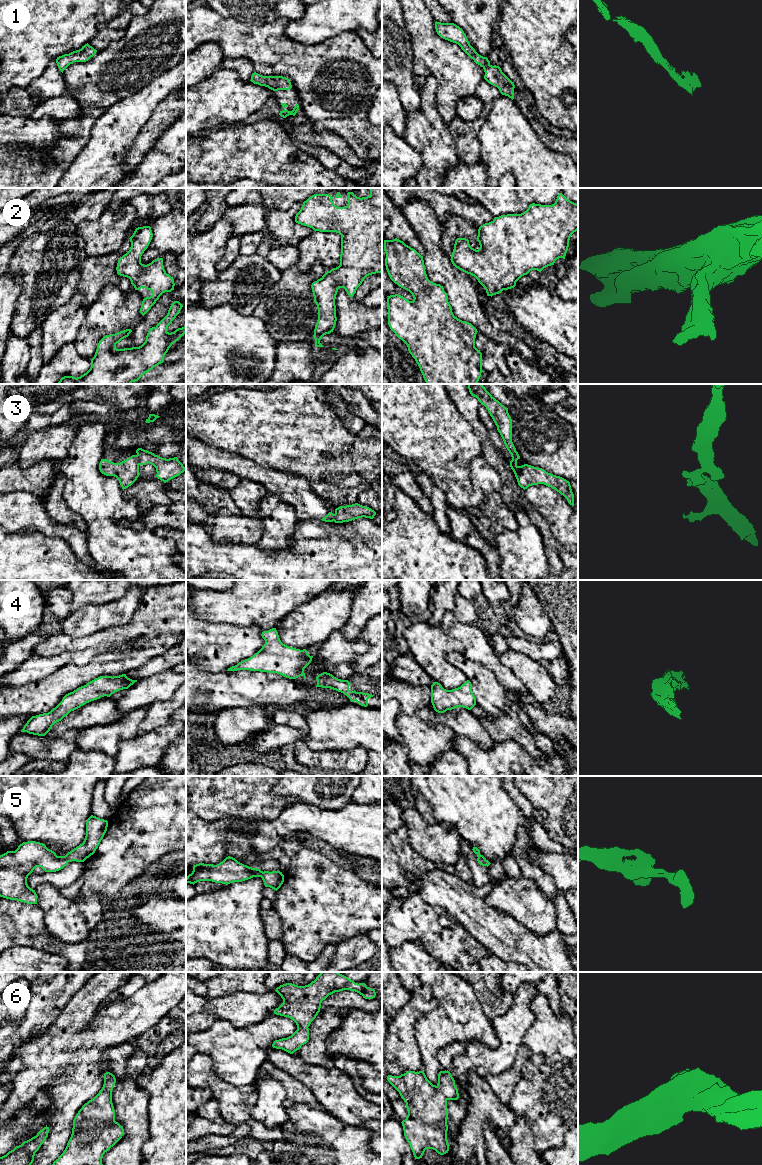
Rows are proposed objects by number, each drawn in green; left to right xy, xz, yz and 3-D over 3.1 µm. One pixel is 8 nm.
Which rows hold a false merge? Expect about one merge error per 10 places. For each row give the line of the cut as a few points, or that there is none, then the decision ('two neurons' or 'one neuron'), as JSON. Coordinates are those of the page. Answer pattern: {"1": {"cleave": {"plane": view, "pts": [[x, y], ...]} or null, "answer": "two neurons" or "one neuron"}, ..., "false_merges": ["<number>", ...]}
{"1": {"cleave": null, "answer": "one neuron"}, "2": {"cleave": null, "answer": "one neuron"}, "3": {"cleave": {"plane": "xy", "pts": [[136, 455], [139, 464]]}, "answer": "two neurons"}, "4": {"cleave": null, "answer": "one neuron"}, "5": {"cleave": null, "answer": "one neuron"}, "6": {"cleave": null, "answer": "one neuron"}, "false_merges": ["3"]}

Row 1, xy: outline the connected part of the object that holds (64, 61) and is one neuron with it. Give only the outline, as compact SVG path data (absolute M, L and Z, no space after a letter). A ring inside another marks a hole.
M88 43L82 46L81 49L73 51L69 54L64 54L57 57L56 63L59 70L63 71L74 62L86 62L96 54L97 50L90 46Z

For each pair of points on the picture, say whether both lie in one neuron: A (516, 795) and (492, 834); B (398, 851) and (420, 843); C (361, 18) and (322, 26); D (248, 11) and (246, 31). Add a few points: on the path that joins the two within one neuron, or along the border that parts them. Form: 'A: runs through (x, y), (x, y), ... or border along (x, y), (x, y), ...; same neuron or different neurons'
A: border along (502, 786), (527, 819); different neurons
B: border along (404, 824), (408, 843), (429, 861); different neurons
C: runs through (351, 18), (332, 18); same neuron
D: border along (224, 17), (233, 17), (251, 24), (270, 23); different neurons

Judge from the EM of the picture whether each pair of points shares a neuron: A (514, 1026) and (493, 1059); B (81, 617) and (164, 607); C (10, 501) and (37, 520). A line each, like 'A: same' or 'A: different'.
A: same
B: different
C: same

